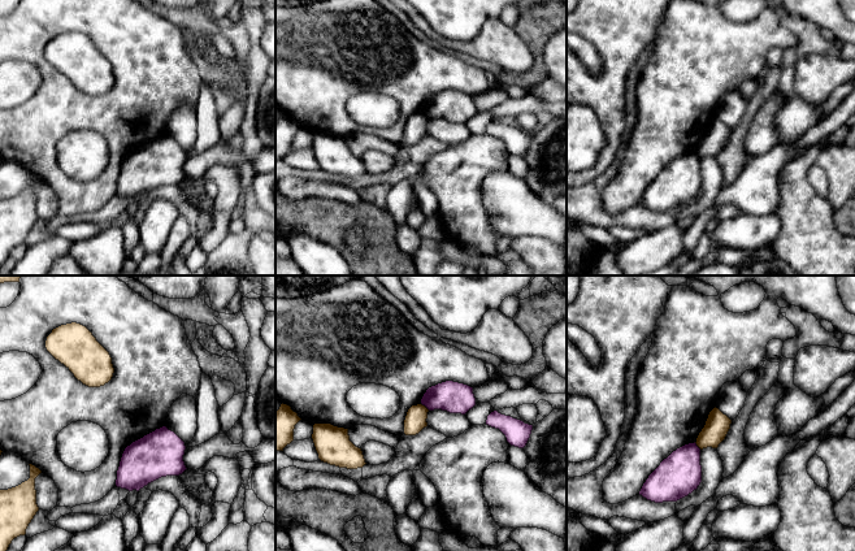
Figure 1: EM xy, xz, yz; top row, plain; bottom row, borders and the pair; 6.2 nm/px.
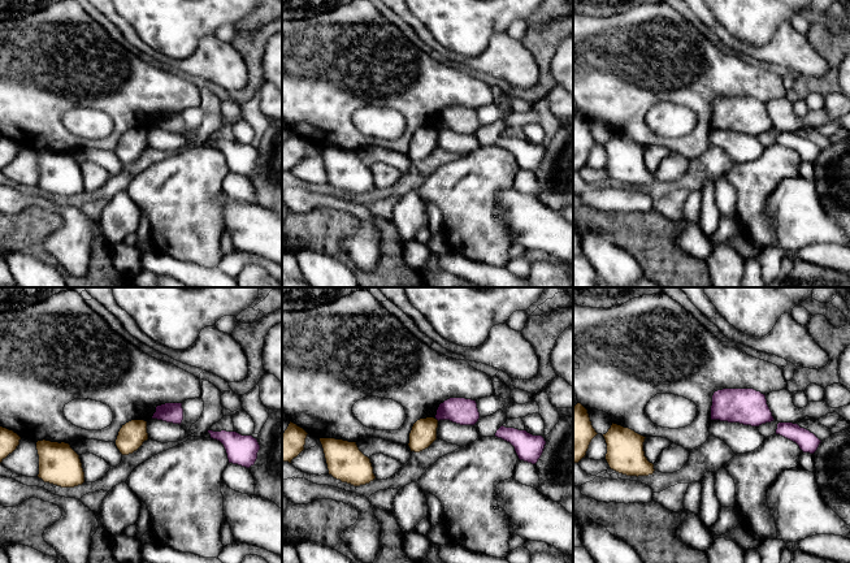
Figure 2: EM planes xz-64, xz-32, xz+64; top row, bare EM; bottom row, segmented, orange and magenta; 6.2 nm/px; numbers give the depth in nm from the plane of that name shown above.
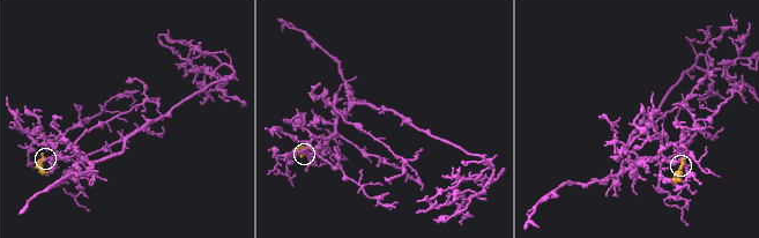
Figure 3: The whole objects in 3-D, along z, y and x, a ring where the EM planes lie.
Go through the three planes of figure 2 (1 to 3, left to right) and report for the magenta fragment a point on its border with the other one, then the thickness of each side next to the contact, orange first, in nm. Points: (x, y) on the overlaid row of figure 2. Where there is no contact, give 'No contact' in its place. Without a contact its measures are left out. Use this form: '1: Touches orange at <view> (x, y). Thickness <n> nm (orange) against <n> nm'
1: No contact
2: No contact
3: No contact

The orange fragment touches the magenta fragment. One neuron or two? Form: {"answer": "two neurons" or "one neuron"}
{"answer": "two neurons"}

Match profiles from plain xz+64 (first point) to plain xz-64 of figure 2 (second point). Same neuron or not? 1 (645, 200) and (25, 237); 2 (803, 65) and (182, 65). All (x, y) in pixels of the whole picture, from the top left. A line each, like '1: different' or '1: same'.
1: different
2: same

